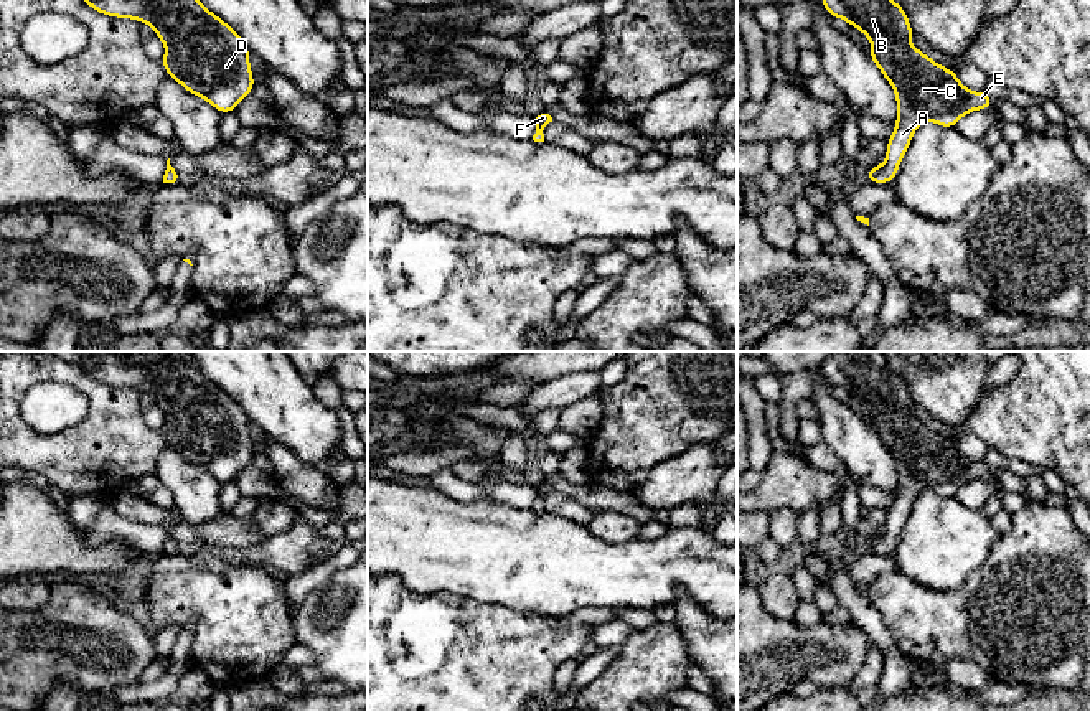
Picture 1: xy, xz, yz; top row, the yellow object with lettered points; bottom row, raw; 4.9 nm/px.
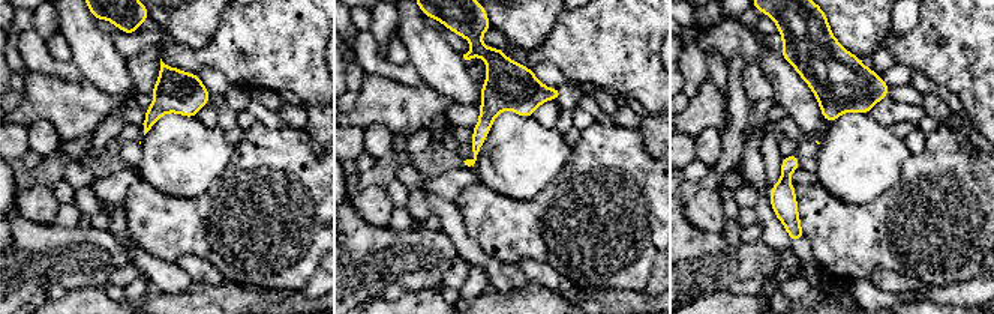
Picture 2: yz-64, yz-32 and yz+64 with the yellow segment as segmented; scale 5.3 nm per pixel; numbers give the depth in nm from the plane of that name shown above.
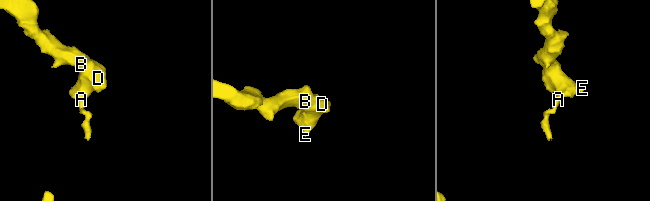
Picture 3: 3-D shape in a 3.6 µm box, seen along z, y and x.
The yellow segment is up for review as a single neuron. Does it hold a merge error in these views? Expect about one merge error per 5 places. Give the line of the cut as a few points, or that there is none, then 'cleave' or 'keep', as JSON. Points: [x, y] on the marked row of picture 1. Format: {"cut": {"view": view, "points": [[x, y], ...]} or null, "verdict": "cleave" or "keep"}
{"cut": null, "verdict": "keep"}

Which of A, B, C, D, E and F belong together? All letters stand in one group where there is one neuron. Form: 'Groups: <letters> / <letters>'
Groups: A B C D E F

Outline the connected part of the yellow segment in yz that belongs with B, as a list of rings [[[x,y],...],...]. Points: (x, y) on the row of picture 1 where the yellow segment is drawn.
[[[820,0],[828,13],[861,30],[874,49],[869,58],[892,84],[899,115],[887,140],[884,165],[874,165],[866,181],[889,183],[895,180],[915,129],[933,120],[940,127],[955,124],[973,109],[986,111],[993,97],[966,89],[956,73],[930,59],[910,45],[914,30],[905,10],[894,0]]]

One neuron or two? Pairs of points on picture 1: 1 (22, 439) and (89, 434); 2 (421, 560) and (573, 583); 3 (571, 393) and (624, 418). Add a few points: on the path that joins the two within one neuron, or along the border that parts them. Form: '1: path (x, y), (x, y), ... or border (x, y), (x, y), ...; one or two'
1: path (38, 444), (73, 444); one
2: path (459, 560), (535, 560); one
3: border (604, 388), (597, 395); two

